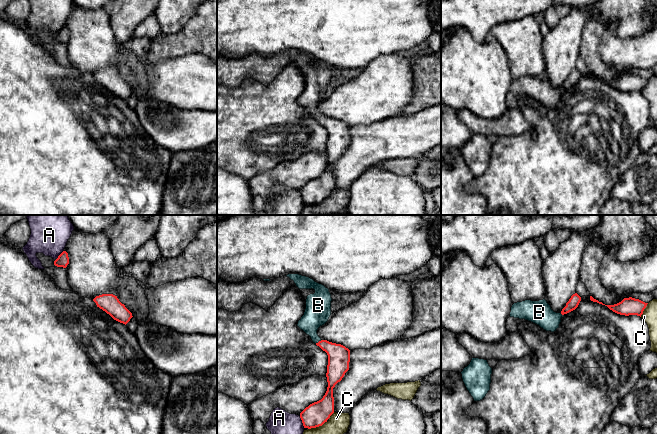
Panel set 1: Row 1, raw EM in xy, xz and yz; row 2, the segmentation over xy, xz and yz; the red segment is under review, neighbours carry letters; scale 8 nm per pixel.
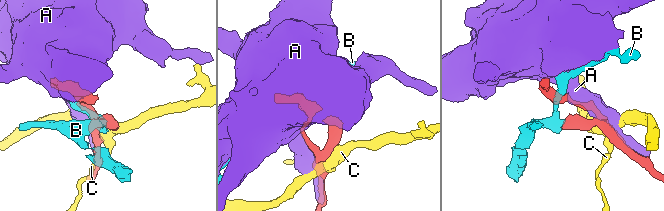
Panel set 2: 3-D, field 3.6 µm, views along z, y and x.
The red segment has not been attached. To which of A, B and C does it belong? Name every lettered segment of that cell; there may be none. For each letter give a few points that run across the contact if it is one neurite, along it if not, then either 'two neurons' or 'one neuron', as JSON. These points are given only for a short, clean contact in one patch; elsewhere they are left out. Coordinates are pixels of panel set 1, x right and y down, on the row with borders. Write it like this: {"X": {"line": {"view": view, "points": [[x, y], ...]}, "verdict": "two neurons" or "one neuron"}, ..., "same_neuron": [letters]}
{"A": {"verdict": "two neurons"}, "B": {"verdict": "one neuron"}, "C": {"verdict": "two neurons"}, "same_neuron": ["B"]}

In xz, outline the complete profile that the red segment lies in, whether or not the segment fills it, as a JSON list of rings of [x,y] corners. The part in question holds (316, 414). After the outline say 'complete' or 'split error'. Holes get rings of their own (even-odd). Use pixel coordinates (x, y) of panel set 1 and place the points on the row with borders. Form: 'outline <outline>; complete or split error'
outline [[[321,340],[316,345],[328,355],[328,387],[321,400],[310,404],[300,413],[303,426],[308,429],[322,426],[334,413],[333,388],[349,370],[350,362],[350,350],[345,346],[327,340]]]; complete

